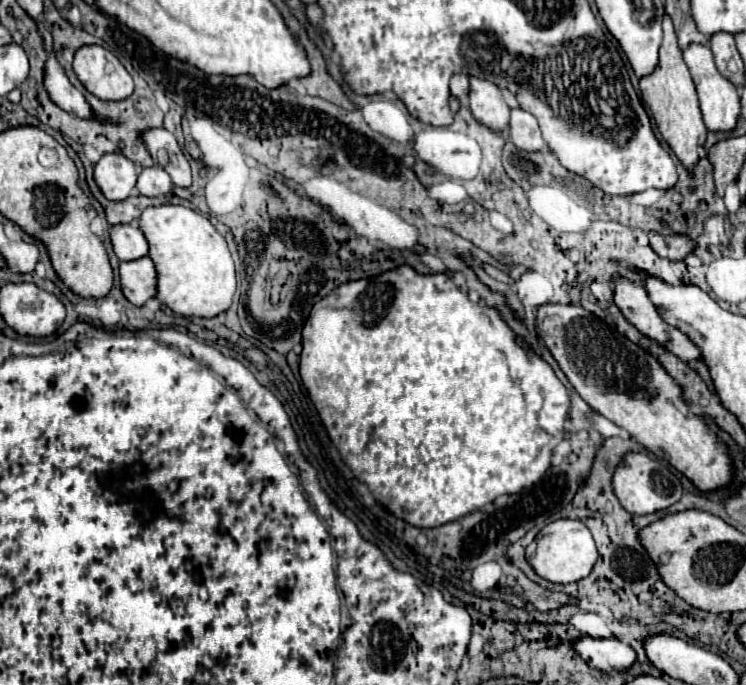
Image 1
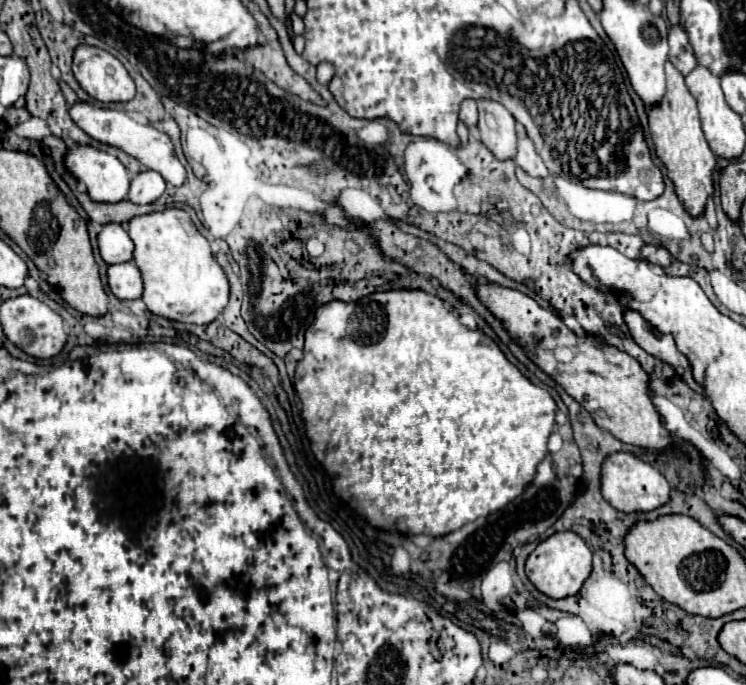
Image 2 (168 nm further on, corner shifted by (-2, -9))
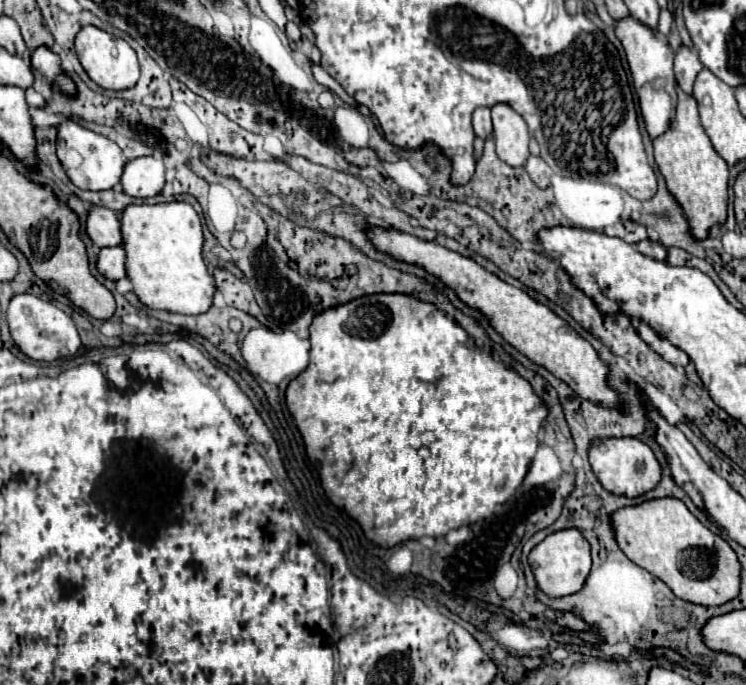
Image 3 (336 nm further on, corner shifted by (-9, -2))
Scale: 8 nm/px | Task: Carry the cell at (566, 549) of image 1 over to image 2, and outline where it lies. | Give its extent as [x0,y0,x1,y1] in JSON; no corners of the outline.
[526,532,592,598]

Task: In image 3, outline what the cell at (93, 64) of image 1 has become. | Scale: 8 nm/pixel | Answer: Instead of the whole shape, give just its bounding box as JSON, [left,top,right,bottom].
[75,25,139,91]

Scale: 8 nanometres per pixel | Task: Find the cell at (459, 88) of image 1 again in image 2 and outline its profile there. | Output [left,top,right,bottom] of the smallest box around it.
[458,98,478,128]

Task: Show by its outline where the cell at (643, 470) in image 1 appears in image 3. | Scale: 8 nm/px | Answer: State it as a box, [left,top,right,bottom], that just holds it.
[589,437,661,497]

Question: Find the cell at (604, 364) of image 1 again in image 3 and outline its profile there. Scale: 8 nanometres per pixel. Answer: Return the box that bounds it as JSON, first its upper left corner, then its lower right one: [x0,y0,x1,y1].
[371,225,619,407]

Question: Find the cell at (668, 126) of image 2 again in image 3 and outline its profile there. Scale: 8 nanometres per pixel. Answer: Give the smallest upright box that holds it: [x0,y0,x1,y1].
[653,89,729,239]

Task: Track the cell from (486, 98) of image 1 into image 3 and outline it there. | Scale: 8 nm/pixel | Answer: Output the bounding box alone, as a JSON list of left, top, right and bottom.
[493,105,529,167]

